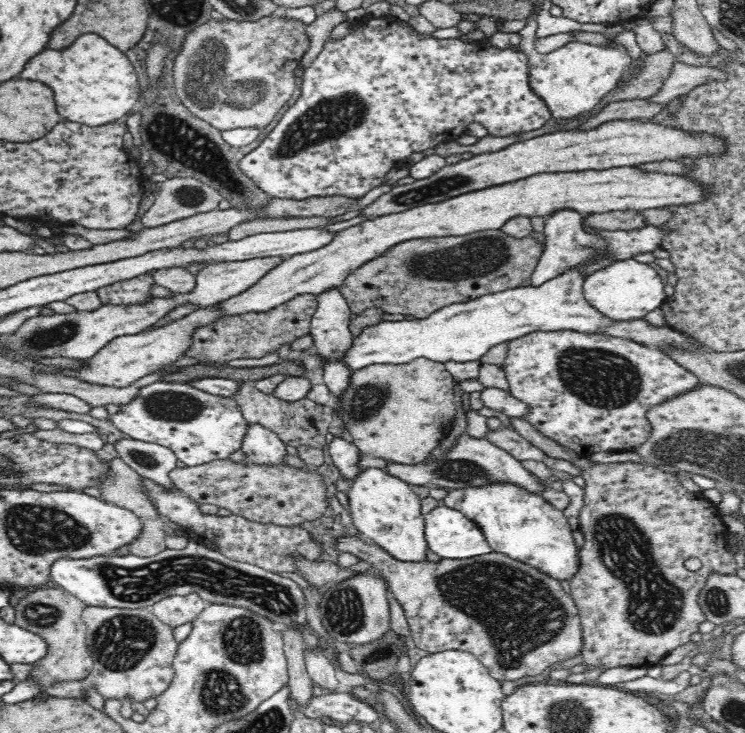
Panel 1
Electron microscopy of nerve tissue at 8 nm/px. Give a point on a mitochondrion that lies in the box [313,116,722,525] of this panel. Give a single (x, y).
(600, 377)

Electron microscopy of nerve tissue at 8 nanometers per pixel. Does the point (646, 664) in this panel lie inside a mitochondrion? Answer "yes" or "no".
no

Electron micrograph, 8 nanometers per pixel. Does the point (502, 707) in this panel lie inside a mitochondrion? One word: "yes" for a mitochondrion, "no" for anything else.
no

